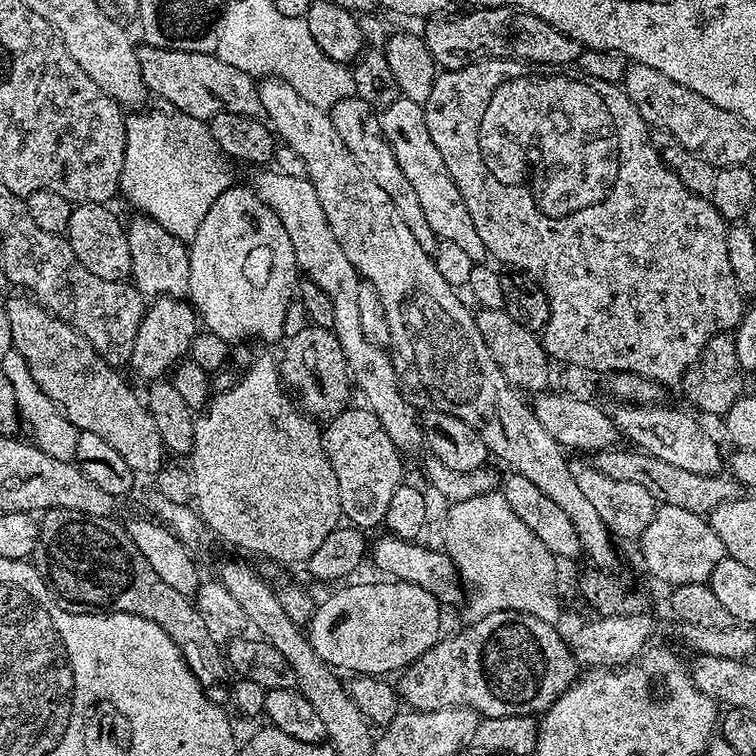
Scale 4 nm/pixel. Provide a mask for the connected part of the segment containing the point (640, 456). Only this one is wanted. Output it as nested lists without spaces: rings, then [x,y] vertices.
[[[624,447],[607,448],[605,452],[595,453],[590,460],[592,467],[602,470],[606,478],[615,478],[617,482],[635,482],[638,486],[646,486],[646,490],[650,490],[650,494],[660,504],[682,506],[682,510],[690,510],[690,514],[707,517],[724,502],[738,500],[745,495],[744,485],[727,475],[694,474],[691,470],[670,466],[670,462],[662,462],[662,458],[654,458],[648,452]]]

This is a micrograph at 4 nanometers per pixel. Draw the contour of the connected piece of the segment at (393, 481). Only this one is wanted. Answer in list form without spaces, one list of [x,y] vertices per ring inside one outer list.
[[[350,406],[323,429],[324,452],[338,479],[341,515],[361,530],[383,525],[391,495],[401,484],[402,454],[382,424],[366,406]]]

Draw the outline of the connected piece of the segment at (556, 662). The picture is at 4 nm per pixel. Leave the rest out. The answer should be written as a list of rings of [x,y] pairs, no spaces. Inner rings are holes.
[[[498,610],[494,614],[486,614],[471,621],[472,625],[469,628],[461,630],[457,636],[449,638],[441,638],[438,643],[426,650],[426,654],[422,654],[409,664],[407,668],[399,673],[398,679],[395,681],[394,687],[403,703],[409,709],[417,712],[429,712],[430,710],[446,710],[447,708],[469,708],[475,712],[479,712],[481,717],[487,718],[493,716],[494,718],[506,718],[507,716],[536,716],[543,714],[551,704],[557,700],[567,688],[572,687],[578,680],[576,674],[576,666],[578,666],[578,659],[575,652],[572,651],[569,641],[560,637],[559,627],[556,624],[548,624],[542,618],[534,618],[534,614],[526,614],[525,612],[515,612],[514,610]]]

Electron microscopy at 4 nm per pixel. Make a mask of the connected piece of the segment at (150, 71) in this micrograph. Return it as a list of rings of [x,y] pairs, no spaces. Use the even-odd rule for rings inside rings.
[[[141,47],[138,62],[144,85],[149,93],[161,96],[165,105],[186,113],[196,120],[211,121],[214,114],[233,112],[259,117],[263,113],[257,81],[234,66],[226,66],[211,52],[183,52],[165,48]]]

